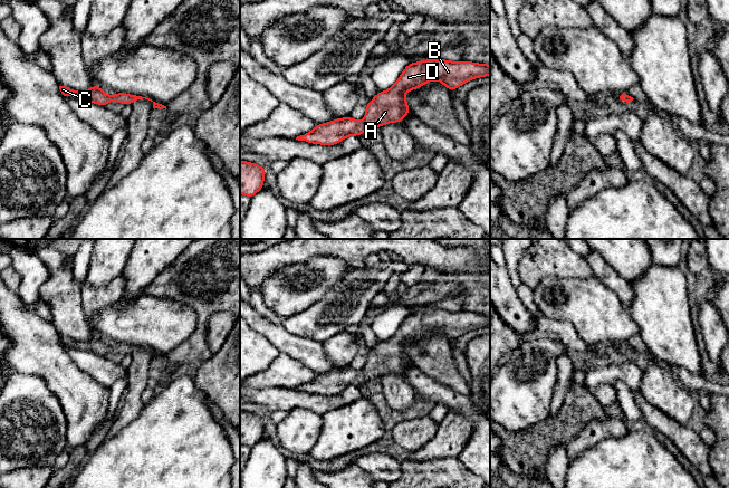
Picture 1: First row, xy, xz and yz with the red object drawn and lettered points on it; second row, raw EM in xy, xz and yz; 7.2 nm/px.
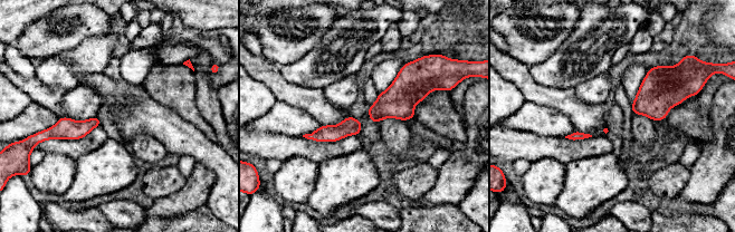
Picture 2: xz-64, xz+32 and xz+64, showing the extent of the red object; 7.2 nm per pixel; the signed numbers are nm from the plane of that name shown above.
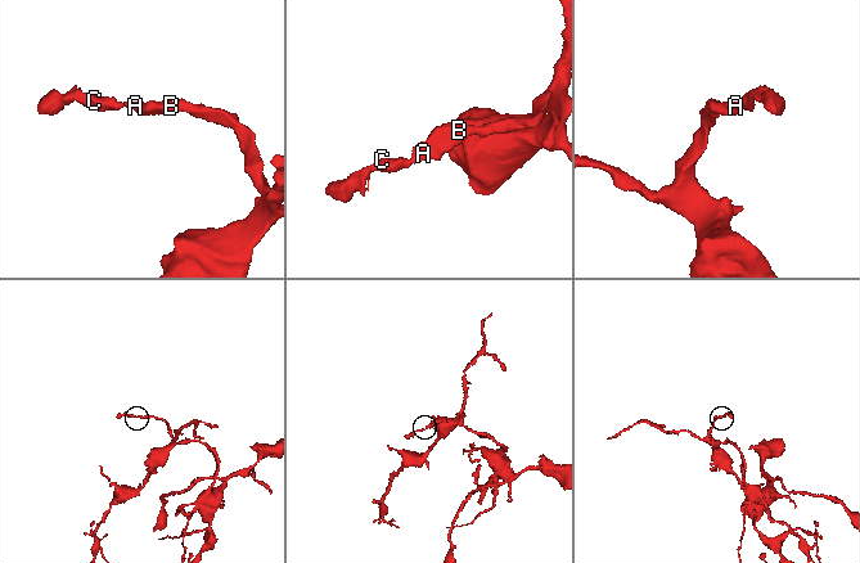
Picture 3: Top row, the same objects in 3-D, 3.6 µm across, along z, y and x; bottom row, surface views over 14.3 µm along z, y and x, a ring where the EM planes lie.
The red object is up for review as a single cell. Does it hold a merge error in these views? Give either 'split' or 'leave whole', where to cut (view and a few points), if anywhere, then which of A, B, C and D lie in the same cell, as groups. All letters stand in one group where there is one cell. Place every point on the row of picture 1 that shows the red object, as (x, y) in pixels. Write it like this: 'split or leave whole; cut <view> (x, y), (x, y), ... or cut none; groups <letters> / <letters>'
leave whole; cut none; groups A B C D

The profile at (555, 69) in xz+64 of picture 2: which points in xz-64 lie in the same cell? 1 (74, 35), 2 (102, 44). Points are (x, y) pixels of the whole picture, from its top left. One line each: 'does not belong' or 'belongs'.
1: does not belong
2: belongs

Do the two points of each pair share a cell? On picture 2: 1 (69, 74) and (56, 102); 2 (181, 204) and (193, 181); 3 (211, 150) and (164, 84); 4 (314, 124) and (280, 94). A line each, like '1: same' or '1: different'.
1: different
2: same
3: different
4: different

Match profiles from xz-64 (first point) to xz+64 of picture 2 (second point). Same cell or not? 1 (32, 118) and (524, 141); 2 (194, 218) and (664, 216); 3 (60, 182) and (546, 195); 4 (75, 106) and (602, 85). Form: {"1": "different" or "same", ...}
{"1": "different", "2": "same", "3": "same", "4": "same"}

